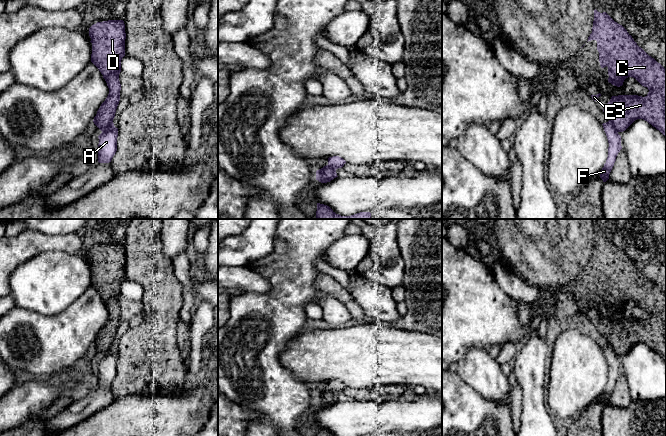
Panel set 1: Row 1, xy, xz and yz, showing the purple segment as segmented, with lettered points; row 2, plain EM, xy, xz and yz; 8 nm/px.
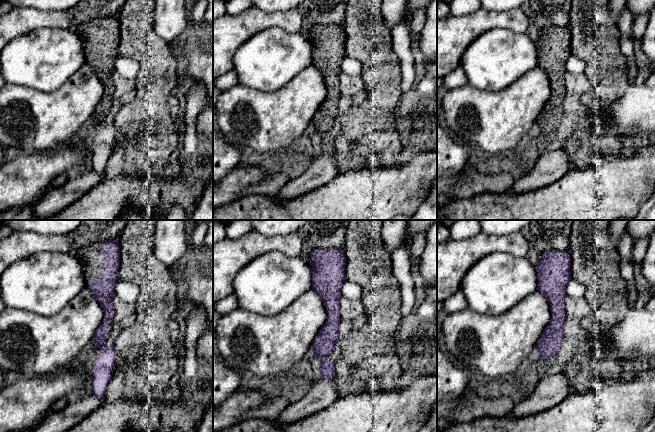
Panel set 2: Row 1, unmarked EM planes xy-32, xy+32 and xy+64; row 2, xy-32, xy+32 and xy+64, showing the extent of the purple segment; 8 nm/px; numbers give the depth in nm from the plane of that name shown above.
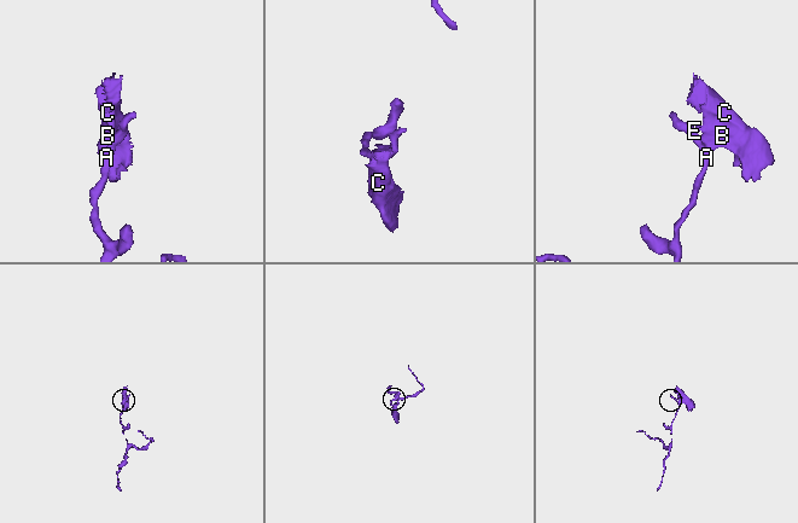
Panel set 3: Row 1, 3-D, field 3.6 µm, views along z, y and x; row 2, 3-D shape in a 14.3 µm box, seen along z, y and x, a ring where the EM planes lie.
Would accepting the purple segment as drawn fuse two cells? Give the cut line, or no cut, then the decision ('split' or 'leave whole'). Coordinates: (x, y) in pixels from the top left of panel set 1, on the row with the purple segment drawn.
yz (609, 120), (617, 132) | split

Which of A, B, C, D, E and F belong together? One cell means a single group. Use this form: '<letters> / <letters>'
A F / B C D E

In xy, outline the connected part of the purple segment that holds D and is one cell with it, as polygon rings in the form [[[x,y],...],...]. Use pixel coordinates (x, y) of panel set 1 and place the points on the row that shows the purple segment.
[[[123,20],[97,22],[89,28],[92,43],[91,62],[99,69],[109,94],[94,117],[94,124],[103,132],[113,122],[120,101],[121,60],[125,56],[125,24]]]

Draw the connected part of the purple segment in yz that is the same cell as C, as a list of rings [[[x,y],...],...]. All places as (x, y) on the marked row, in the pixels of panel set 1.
[[[596,9],[594,10],[592,33],[588,37],[588,41],[591,40],[597,41],[601,68],[608,67],[609,83],[620,87],[623,85],[626,78],[633,77],[649,90],[645,97],[638,95],[618,95],[611,97],[610,101],[607,103],[607,108],[603,109],[603,112],[607,115],[609,121],[613,123],[615,130],[617,132],[623,132],[635,120],[643,119],[659,130],[666,138],[666,69],[639,47],[627,30],[622,25],[615,22],[606,12],[600,13]]]

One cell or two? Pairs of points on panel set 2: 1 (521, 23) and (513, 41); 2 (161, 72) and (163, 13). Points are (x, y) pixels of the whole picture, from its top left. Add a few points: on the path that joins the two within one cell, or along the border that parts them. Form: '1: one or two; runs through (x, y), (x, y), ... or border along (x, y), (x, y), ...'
1: two; border along (494, 27), (524, 33)
2: two; border along (153, 16), (153, 26), (156, 33), (168, 43)

